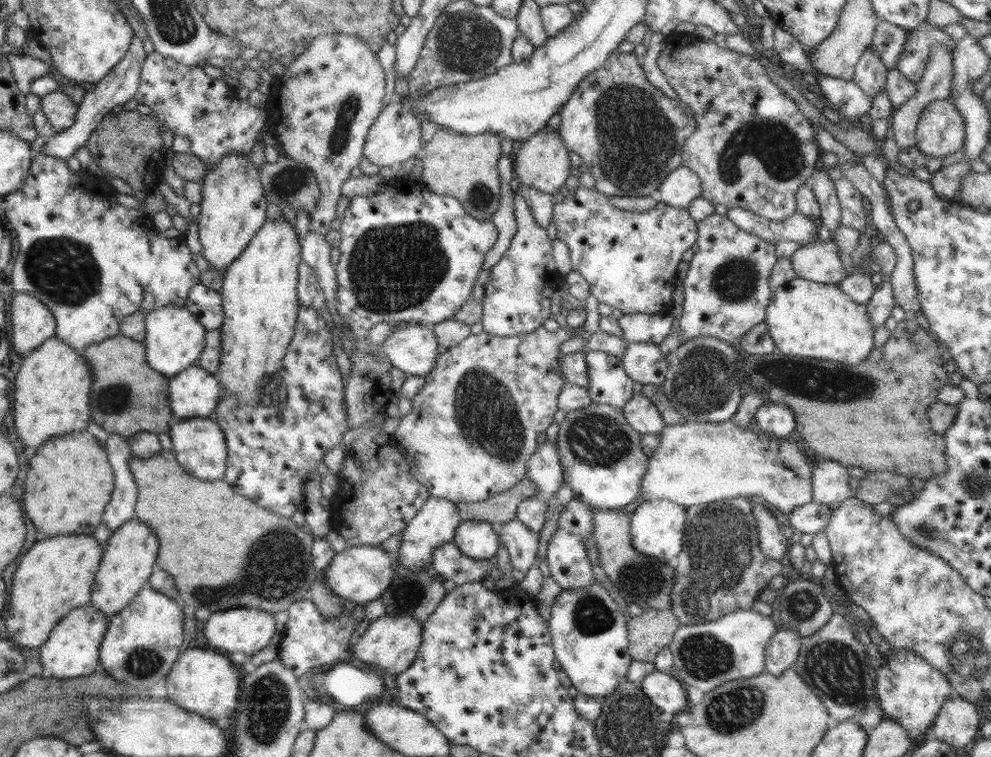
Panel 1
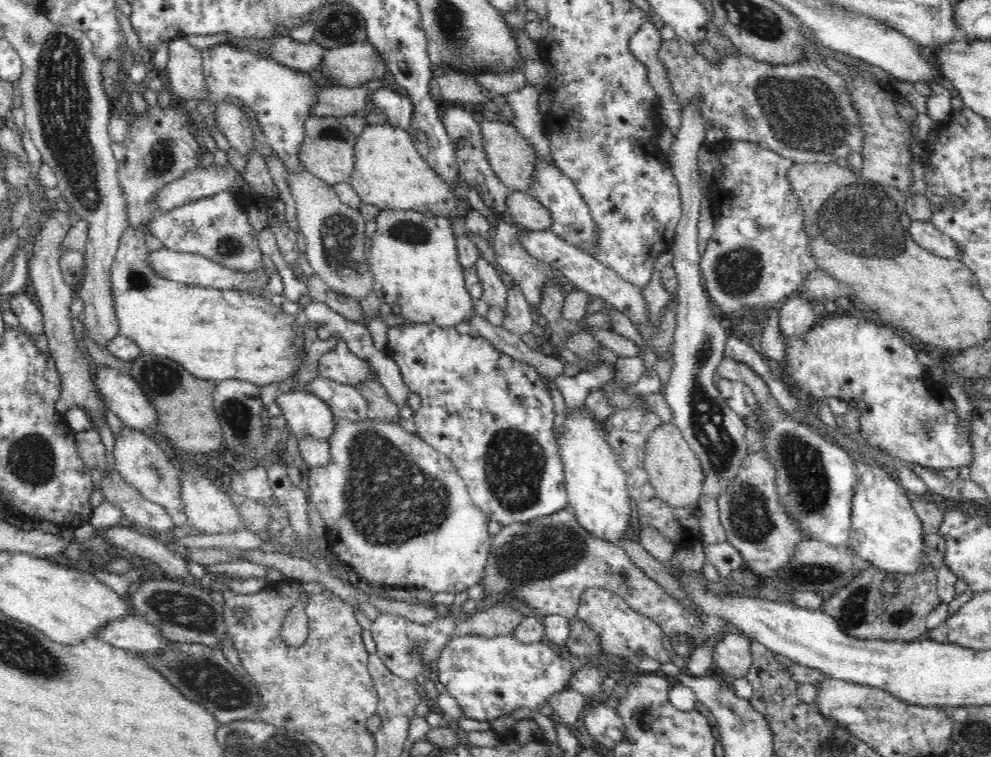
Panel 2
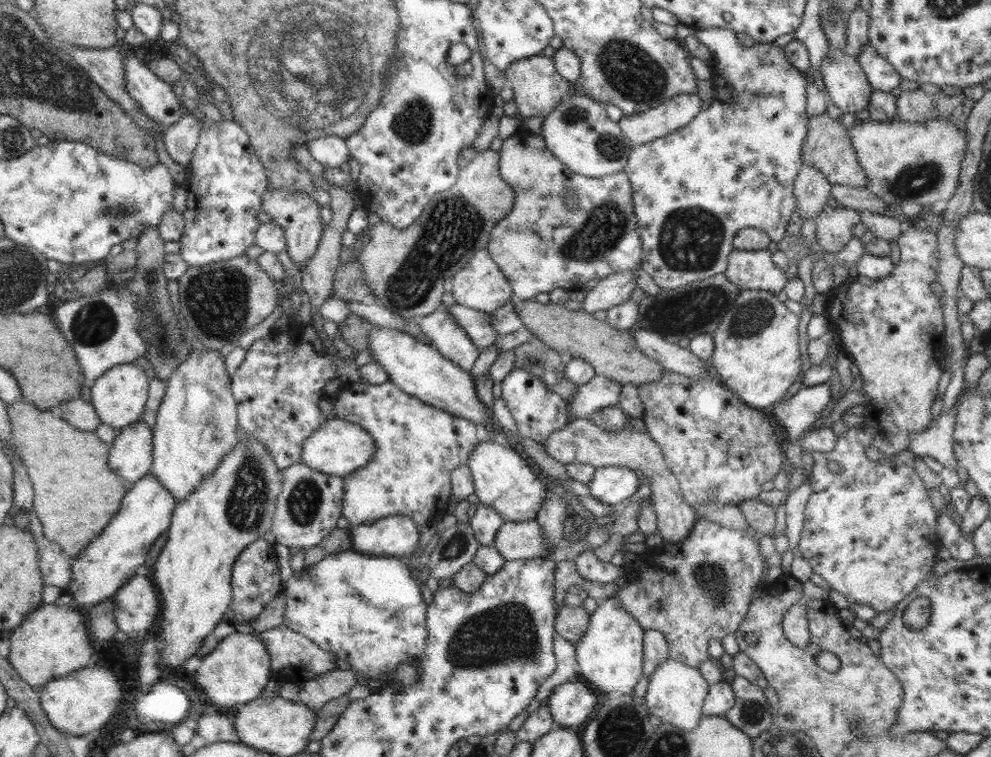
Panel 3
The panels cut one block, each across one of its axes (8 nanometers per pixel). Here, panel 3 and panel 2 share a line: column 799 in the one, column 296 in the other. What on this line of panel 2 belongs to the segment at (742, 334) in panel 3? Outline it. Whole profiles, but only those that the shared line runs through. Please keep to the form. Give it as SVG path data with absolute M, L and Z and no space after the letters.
M128 227L122 234L110 268L110 290L114 295L120 335L132 339L141 352L171 358L200 379L238 379L258 387L296 379L304 360L304 348L296 347L294 324L297 315L284 312L280 306L272 304L269 298L260 295L206 288L161 277L150 267L148 256L151 251L146 244L146 236L142 228Z

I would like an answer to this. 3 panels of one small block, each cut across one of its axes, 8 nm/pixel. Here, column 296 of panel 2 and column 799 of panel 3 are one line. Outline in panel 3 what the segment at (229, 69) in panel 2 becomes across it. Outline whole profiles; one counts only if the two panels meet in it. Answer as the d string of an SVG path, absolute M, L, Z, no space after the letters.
M703 28L702 30L696 30L695 37L709 48L714 60L714 67L711 69L713 79L715 79L718 86L722 84L724 88L729 90L729 92L722 90L722 96L730 96L730 100L726 100L726 102L730 102L732 108L724 110L724 108L714 108L712 106L708 110L700 110L700 113L689 124L686 124L686 127L680 128L678 131L674 131L660 139L652 140L650 143L636 145L630 152L628 163L623 171L631 183L634 212L638 219L638 226L641 229L642 262L639 268L652 276L654 282L660 288L669 288L670 290L686 286L697 280L710 278L714 274L723 273L727 269L728 255L733 250L734 236L743 228L762 230L775 243L779 243L784 238L788 222L790 222L790 218L794 214L796 205L793 187L803 166L802 146L804 146L804 140L806 140L806 134L808 134L808 126L806 125L808 125L808 119L810 119L806 113L806 87L808 84L806 75L793 64L790 64L783 48L775 46L773 42L766 44L755 42L751 47L744 47L738 42L736 33L727 28Z

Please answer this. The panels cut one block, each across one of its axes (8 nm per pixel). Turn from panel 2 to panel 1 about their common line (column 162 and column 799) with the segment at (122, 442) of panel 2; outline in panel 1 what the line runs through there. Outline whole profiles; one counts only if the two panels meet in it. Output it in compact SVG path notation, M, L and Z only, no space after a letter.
M726 420L721 423L714 422L692 422L687 421L682 424L665 425L665 427L659 432L659 445L655 448L655 452L650 454L646 474L642 477L641 482L641 496L642 500L671 500L676 504L681 504L682 506L691 507L699 504L715 503L716 501L721 501L724 499L736 498L736 497L749 497L756 496L762 498L766 503L770 502L770 508L773 510L778 510L784 512L784 514L790 514L797 506L802 506L803 504L813 501L812 494L812 469L813 467L808 465L806 461L807 457L804 457L798 447L794 443L790 443L787 438L776 438L775 436L768 436L763 432L752 433L749 428L741 428L733 420Z

